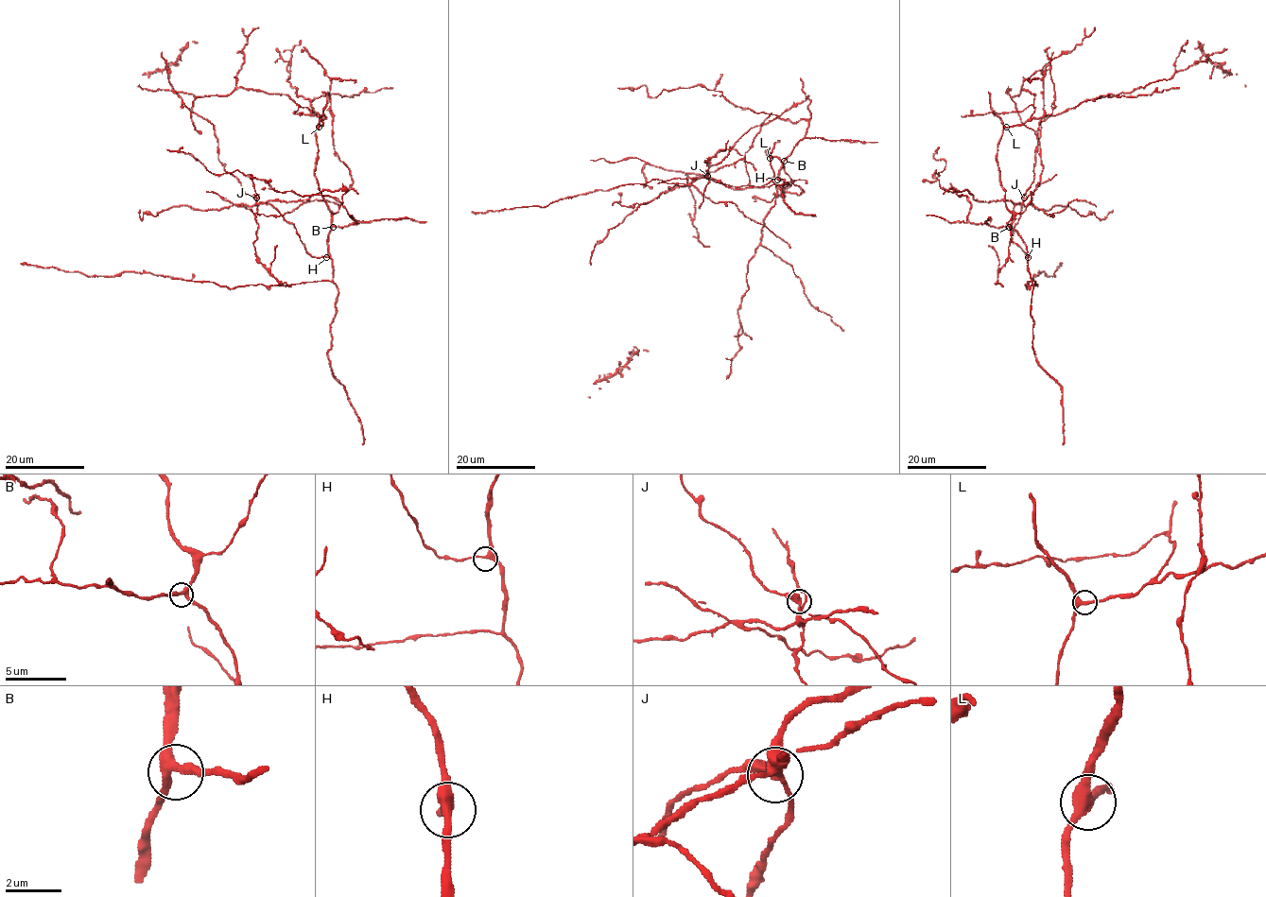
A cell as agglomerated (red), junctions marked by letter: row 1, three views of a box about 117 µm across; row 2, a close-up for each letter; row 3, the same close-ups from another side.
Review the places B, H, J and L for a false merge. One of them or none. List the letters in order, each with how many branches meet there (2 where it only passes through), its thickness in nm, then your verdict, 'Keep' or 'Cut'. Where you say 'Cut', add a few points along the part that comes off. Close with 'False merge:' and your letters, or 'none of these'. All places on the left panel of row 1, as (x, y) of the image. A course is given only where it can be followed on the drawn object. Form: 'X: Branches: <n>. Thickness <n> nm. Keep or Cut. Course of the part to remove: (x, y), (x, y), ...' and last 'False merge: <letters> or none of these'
B: Branches: 3. Thickness 300 nm. Keep
H: Branches: 3. Thickness 300 nm. Keep
J: Branches: 3. Thickness 280 nm. Cut. Course of the part to remove: (256, 198), (251, 206), (237, 204), (219, 210), (172, 206), (156, 215), (144, 213), (141, 219), (140, 210)
L: Branches: 3. Thickness 280 nm. Keep
False merge: J

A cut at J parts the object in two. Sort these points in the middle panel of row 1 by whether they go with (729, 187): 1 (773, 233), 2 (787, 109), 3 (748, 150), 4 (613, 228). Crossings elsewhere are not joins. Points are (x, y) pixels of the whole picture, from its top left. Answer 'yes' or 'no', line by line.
1: no
2: no
3: yes
4: no

